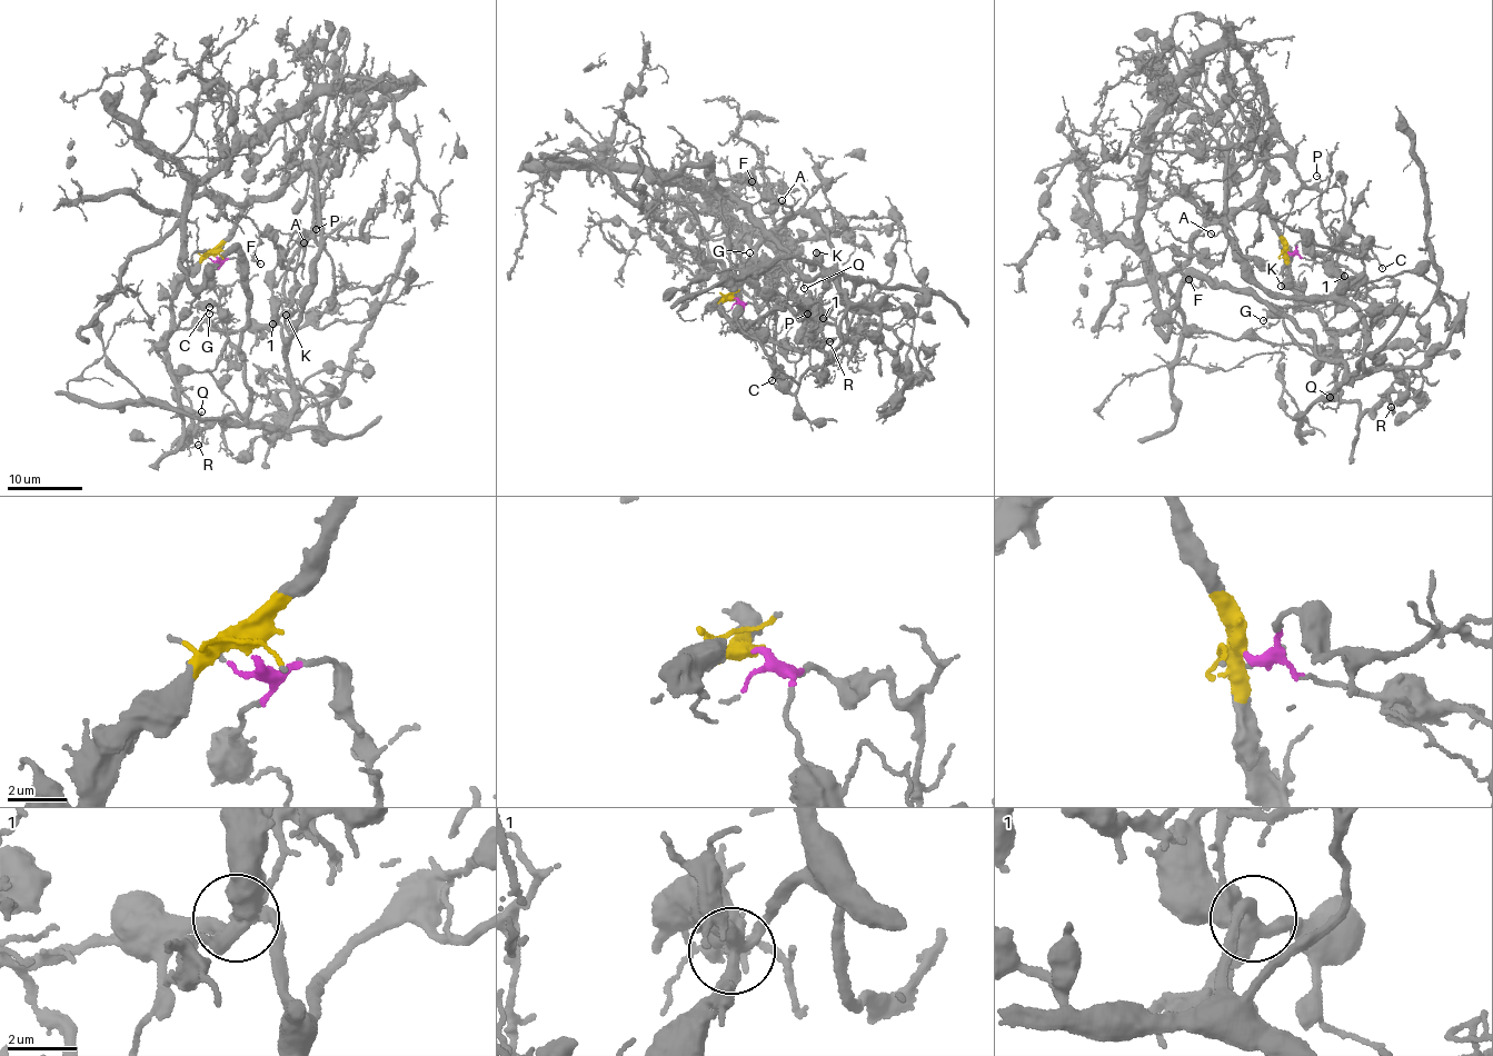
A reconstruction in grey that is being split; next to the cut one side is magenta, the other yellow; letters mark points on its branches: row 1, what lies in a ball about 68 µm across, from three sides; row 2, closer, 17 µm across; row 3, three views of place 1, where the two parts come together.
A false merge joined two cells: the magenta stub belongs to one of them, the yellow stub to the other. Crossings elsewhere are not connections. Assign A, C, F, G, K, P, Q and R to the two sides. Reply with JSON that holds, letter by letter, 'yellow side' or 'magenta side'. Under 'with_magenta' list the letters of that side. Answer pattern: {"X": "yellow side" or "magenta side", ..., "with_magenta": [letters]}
{"A": "yellow side", "C": "magenta side", "F": "yellow side", "G": "magenta side", "K": "magenta side", "P": "yellow side", "Q": "yellow side", "R": "yellow side", "with_magenta": ["C", "G", "K"]}

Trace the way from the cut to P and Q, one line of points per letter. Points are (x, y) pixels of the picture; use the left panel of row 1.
P: (215, 256), (235, 220), (307, 167), (314, 169), (317, 217), (316, 225), (304, 235), (316, 229)
Q: (215, 256), (197, 265), (177, 294), (167, 344), (167, 369), (177, 397), (177, 415), (201, 412)

